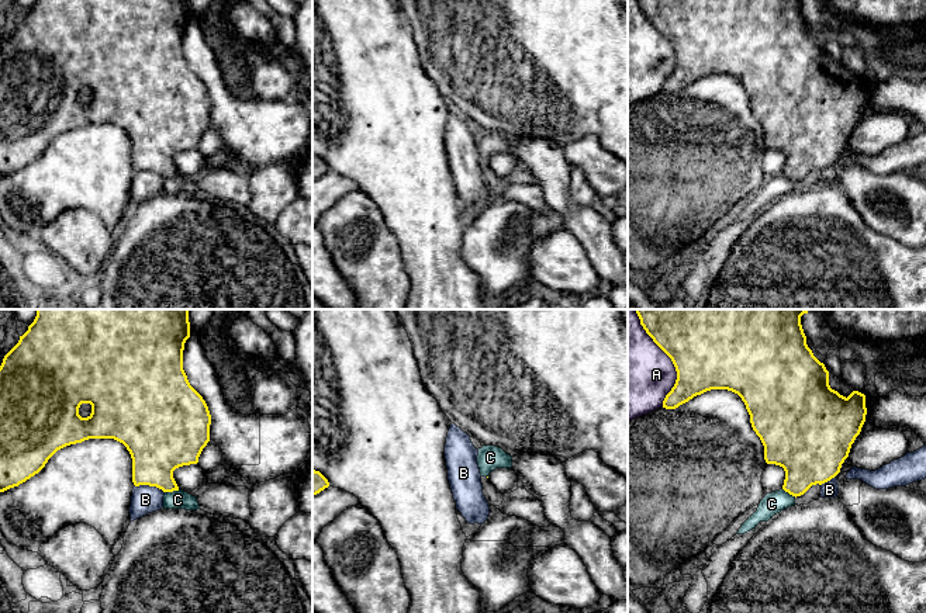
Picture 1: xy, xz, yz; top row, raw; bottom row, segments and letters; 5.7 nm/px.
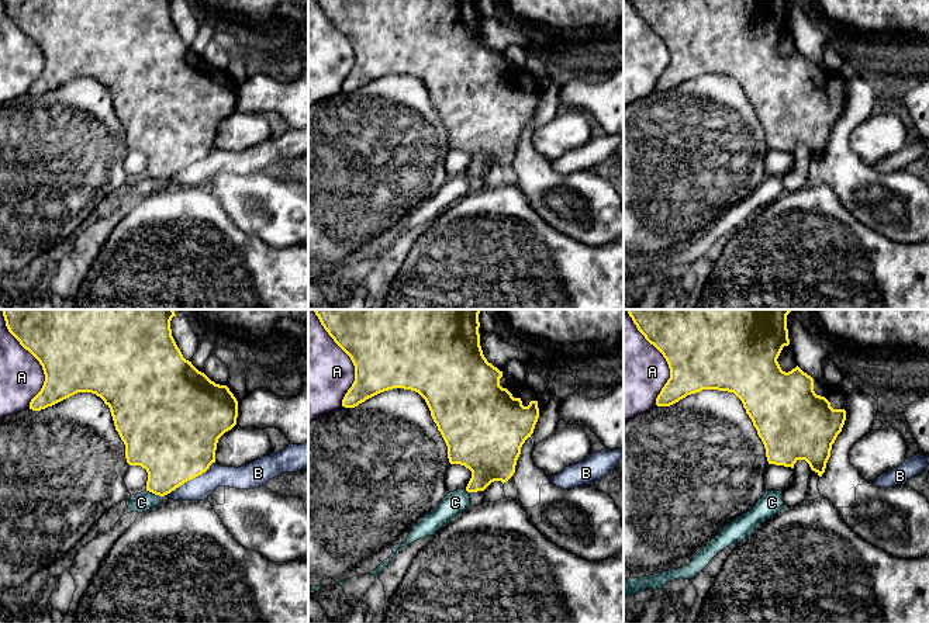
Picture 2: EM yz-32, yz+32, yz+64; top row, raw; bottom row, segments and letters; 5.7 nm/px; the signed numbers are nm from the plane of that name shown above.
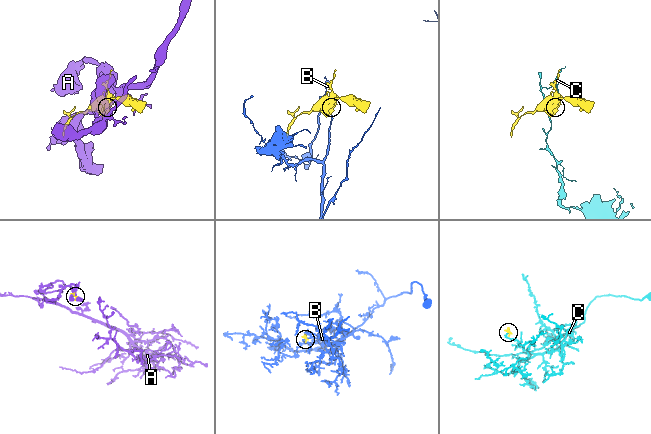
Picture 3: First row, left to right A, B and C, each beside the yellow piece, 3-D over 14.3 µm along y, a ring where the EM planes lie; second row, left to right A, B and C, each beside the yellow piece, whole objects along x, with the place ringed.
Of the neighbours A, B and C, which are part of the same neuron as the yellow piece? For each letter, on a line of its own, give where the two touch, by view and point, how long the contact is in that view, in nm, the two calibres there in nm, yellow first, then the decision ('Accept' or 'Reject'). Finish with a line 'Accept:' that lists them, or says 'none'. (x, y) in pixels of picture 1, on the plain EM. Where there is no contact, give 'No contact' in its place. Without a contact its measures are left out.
A: Touches yellow at yz (671, 45). Shared border 550 nm. Thickness 440 nm (yellow) against 460 nm. Reject
B: Touches yellow at xy (149, 170). Shared border 170 nm. Thickness 340 nm (yellow) against 160 nm. Reject
C: Touches yellow at xy (172, 176). Shared border 90 nm. Thickness 300 nm (yellow) against 110 nm. Reject
Accept: none

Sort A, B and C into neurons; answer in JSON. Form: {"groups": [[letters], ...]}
{"groups": [["A"], ["B"], ["C"]]}

